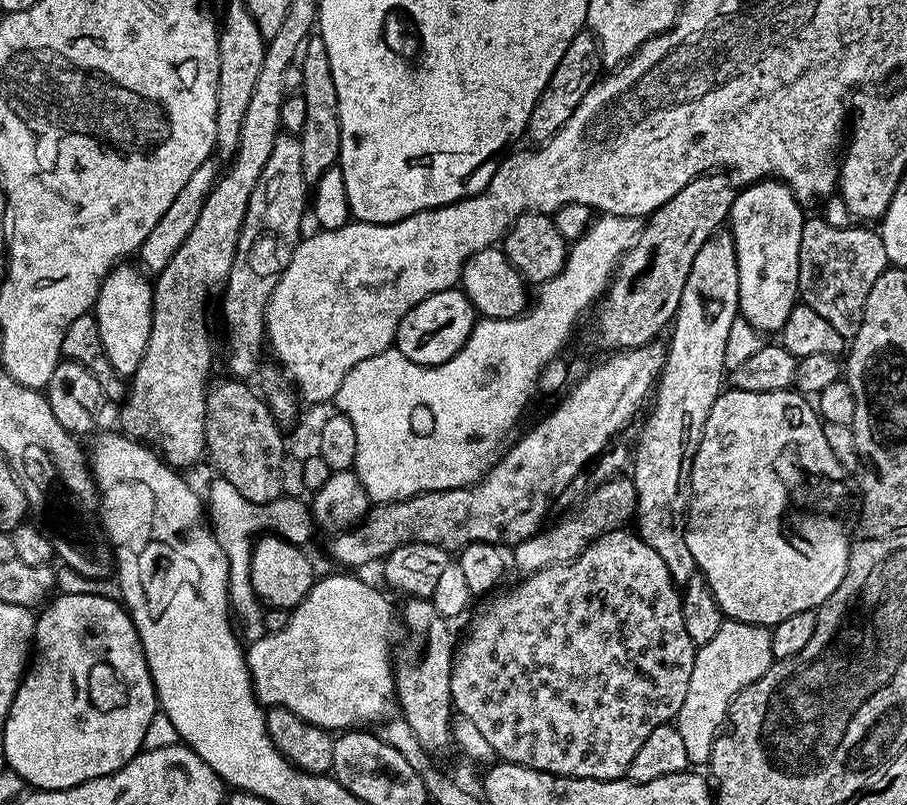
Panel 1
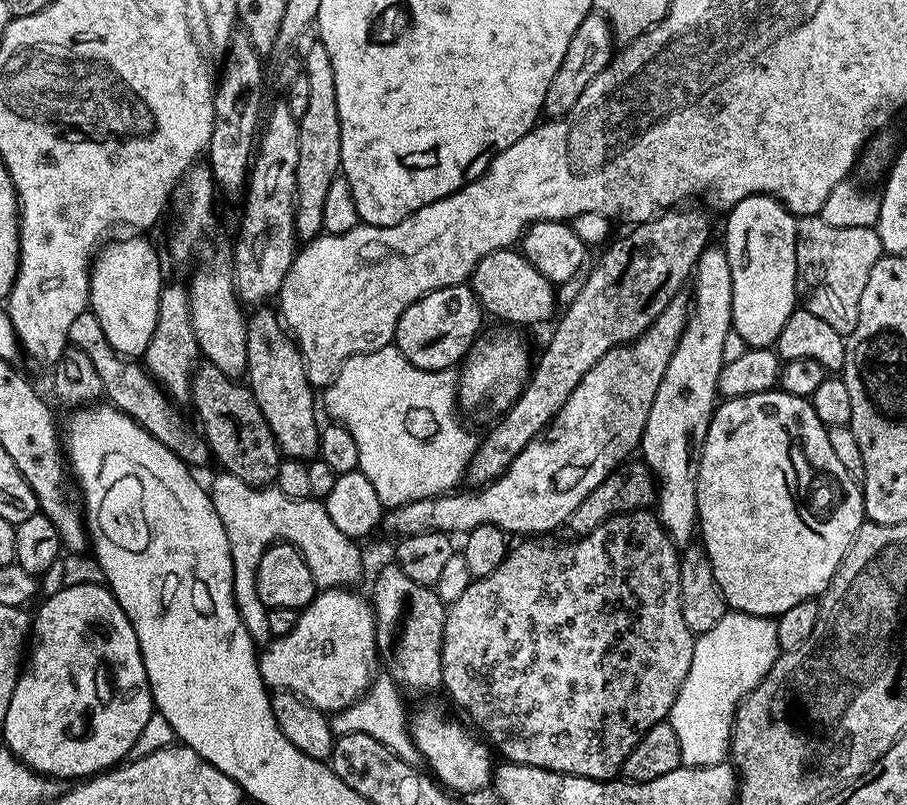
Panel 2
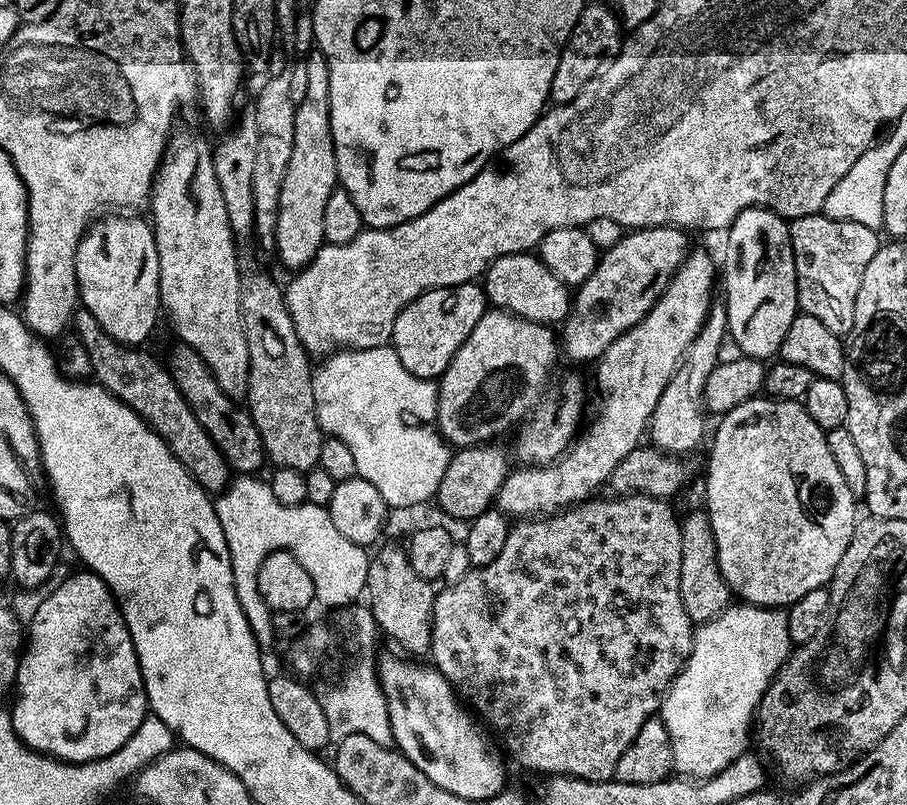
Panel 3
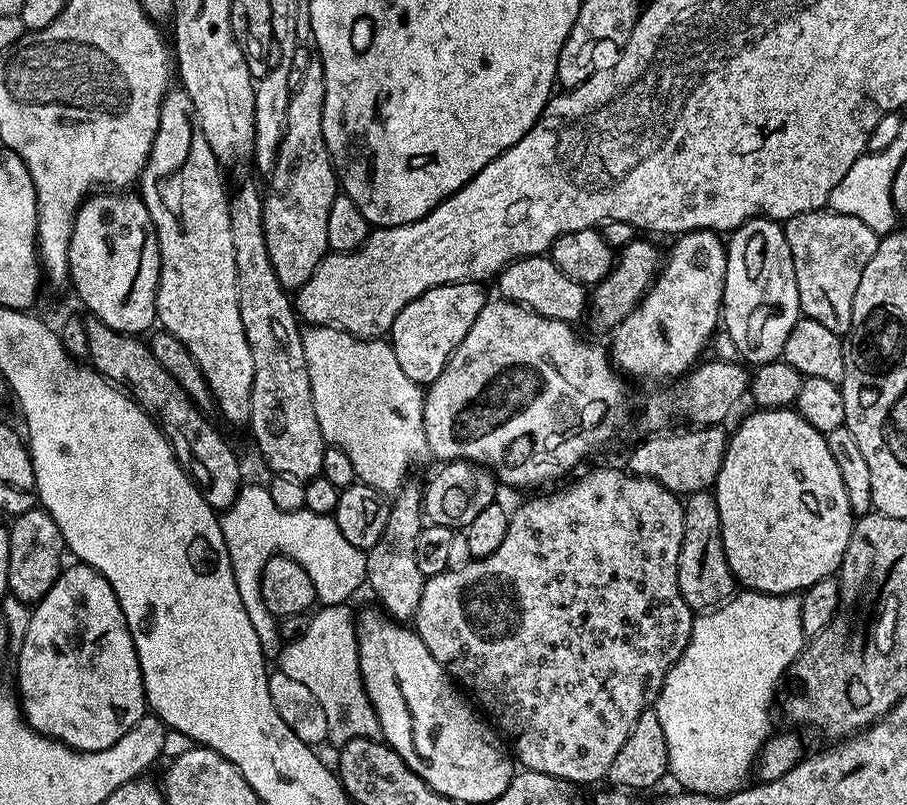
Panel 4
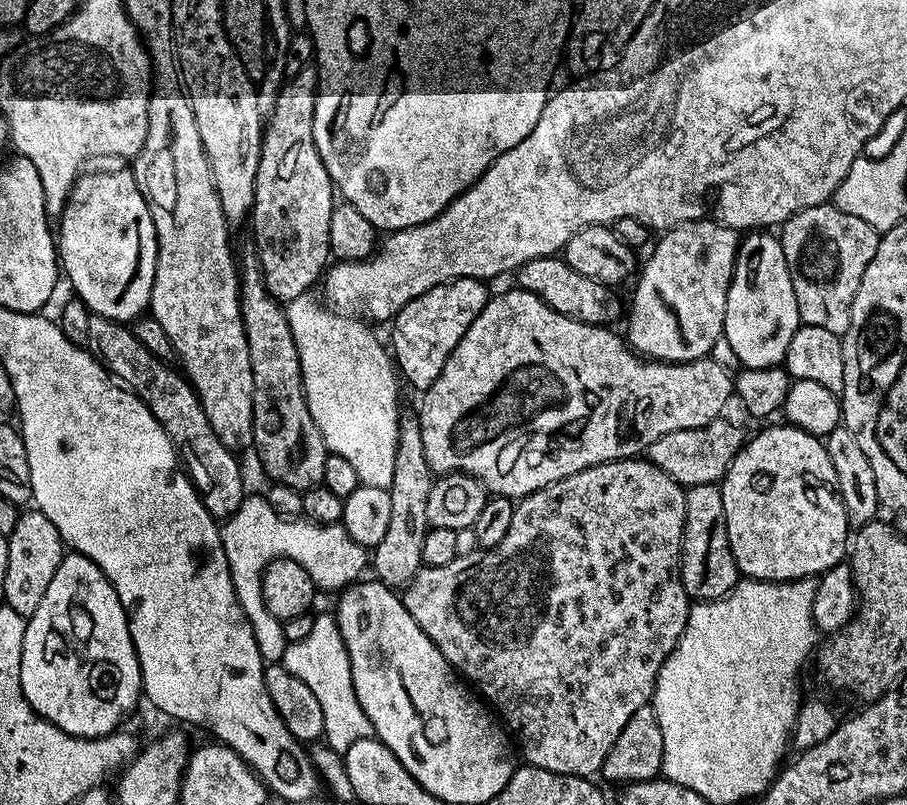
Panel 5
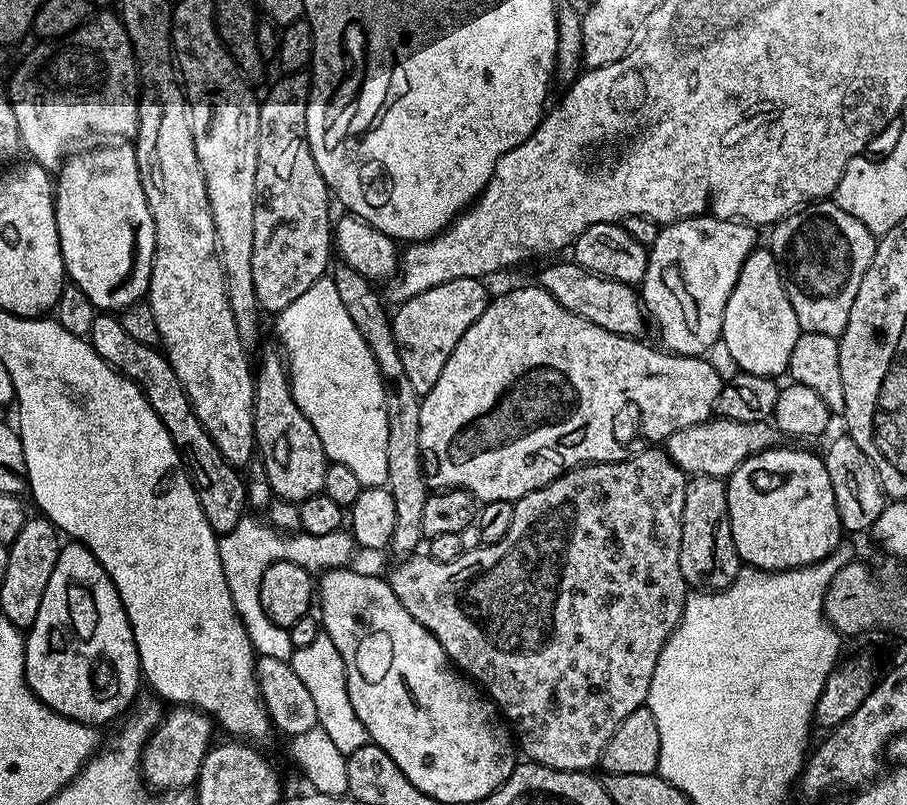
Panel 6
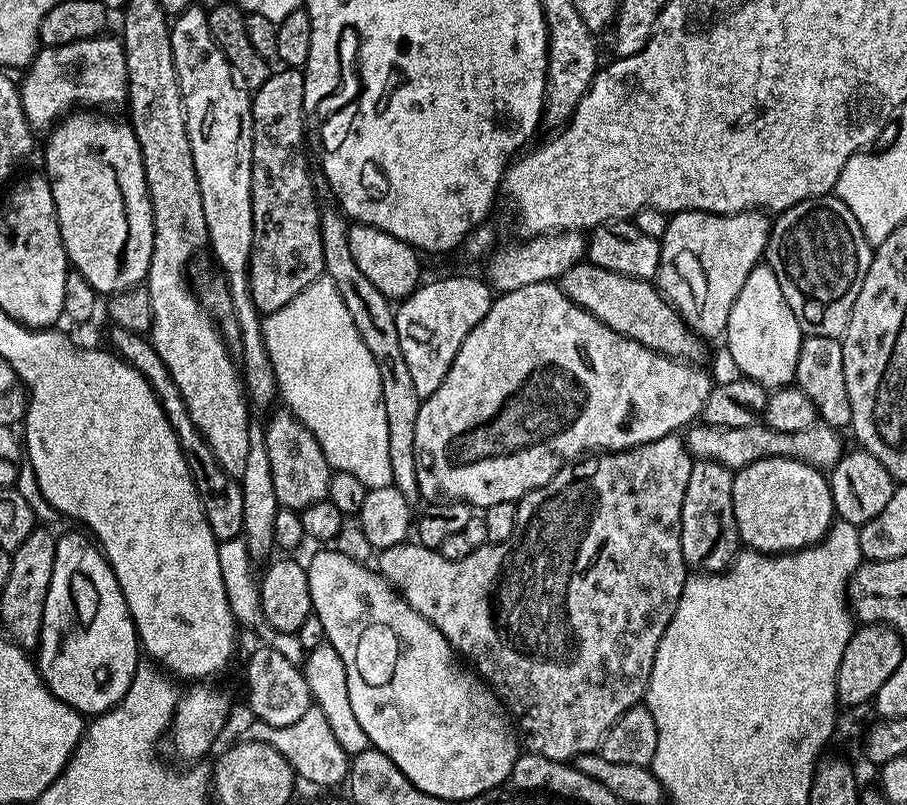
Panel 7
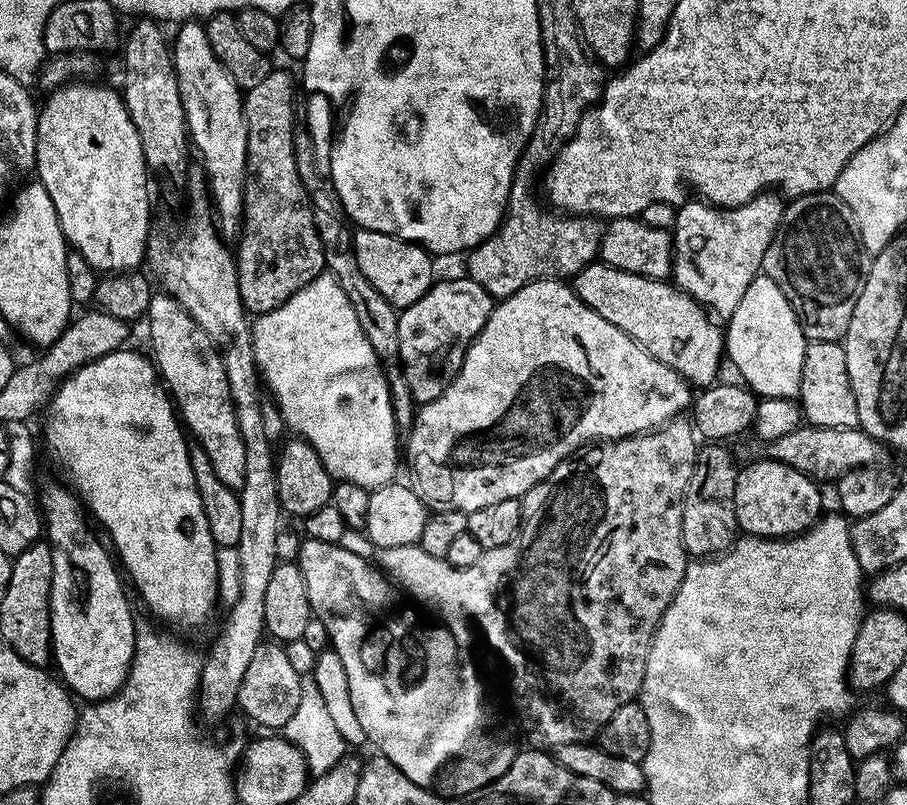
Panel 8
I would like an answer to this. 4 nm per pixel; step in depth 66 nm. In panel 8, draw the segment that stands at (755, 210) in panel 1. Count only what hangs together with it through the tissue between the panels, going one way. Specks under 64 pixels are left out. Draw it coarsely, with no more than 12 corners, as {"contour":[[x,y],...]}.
{"contour":[[763,274],[726,320],[726,356],[760,398],[799,397],[809,341]]}

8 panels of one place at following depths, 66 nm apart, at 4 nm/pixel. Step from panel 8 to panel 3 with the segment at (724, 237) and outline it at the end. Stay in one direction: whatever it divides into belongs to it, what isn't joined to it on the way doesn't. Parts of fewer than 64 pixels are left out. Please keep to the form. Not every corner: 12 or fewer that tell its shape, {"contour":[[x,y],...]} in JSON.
{"contour":[[693,247],[658,302],[599,356],[600,417],[495,498],[536,518],[591,497],[641,447],[714,303]]}

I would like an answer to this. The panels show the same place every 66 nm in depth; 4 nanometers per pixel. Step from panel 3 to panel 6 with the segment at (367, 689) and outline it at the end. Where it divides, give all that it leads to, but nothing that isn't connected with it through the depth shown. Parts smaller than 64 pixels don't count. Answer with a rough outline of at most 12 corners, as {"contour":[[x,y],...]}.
{"contour":[[319,634],[290,663],[317,725],[348,757],[369,744],[338,646]]}

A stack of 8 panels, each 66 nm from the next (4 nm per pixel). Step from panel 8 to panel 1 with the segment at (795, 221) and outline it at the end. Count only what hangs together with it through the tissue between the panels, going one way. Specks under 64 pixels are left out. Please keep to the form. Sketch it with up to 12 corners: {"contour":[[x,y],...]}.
{"contour":[[802,226],[798,296],[858,334],[890,267],[879,231]]}

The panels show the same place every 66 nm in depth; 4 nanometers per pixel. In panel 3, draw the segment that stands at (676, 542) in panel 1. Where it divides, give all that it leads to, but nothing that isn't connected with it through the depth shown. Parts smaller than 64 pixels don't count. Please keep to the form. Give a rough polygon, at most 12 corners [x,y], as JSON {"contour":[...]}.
{"contour":[[723,303],[666,382],[650,421],[662,452],[692,452],[704,436],[706,378],[728,336]]}

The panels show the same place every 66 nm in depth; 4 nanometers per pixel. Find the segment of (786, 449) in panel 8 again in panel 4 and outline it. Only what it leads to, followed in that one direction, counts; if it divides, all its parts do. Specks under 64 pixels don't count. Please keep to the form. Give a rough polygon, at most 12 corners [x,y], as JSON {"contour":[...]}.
{"contour":[[729,433],[644,438],[627,471],[677,494],[709,491]]}

